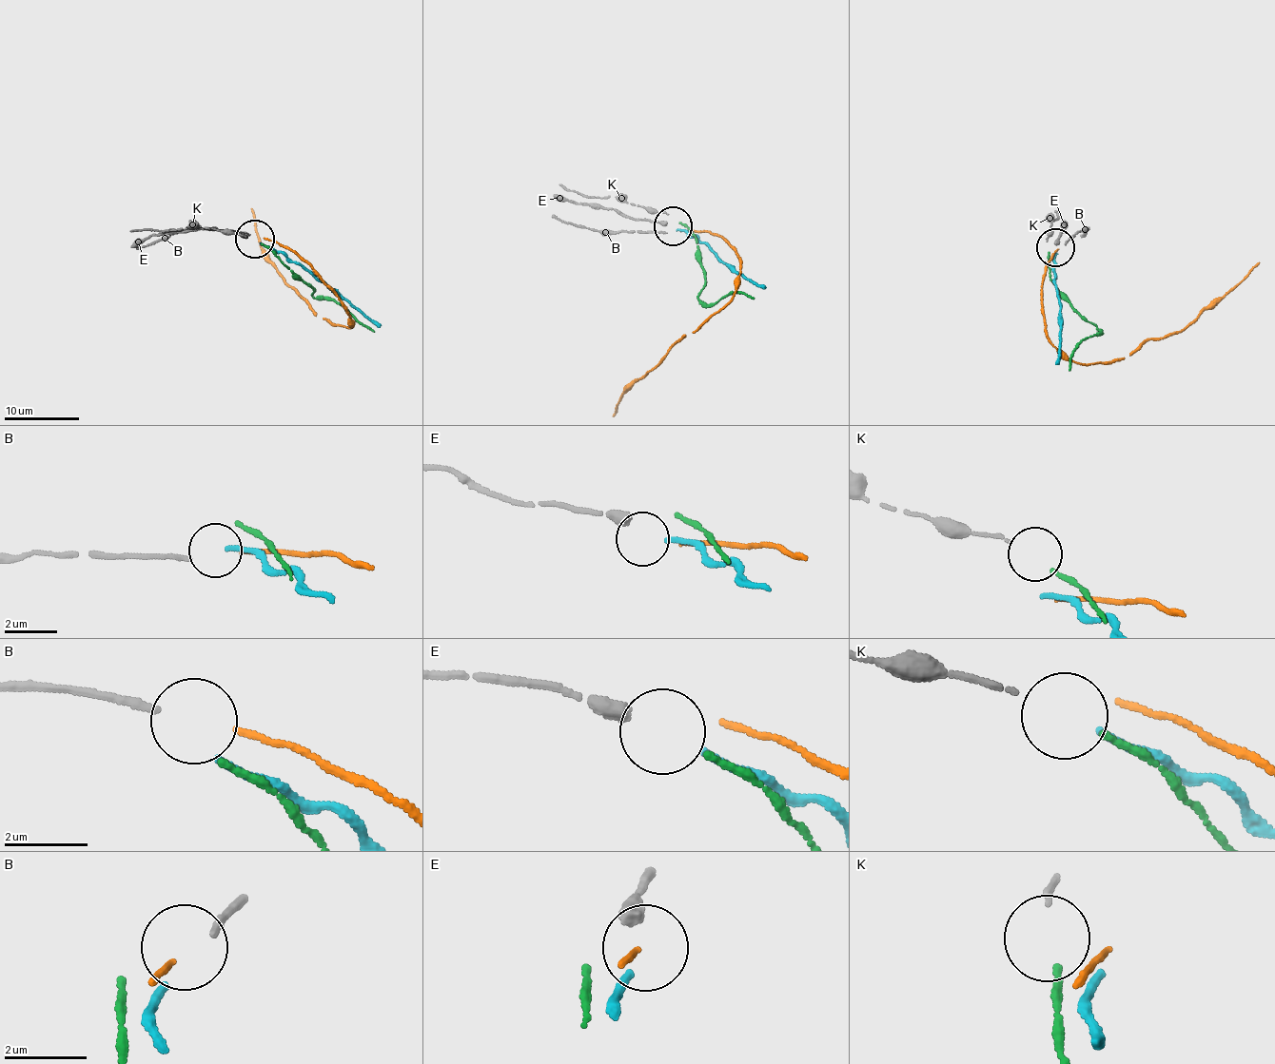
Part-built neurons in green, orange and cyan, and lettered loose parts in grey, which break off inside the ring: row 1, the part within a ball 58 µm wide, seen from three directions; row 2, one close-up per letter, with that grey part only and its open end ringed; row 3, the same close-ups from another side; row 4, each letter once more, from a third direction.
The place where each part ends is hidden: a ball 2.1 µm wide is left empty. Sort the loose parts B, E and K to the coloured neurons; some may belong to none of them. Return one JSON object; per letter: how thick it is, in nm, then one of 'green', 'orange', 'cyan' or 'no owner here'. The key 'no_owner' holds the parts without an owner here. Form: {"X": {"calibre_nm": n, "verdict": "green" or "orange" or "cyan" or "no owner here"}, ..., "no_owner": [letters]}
{"B": {"calibre_nm": 170, "verdict": "orange"}, "E": {"calibre_nm": 420, "verdict": "cyan"}, "K": {"calibre_nm": 110, "verdict": "green"}, "no_owner": []}

